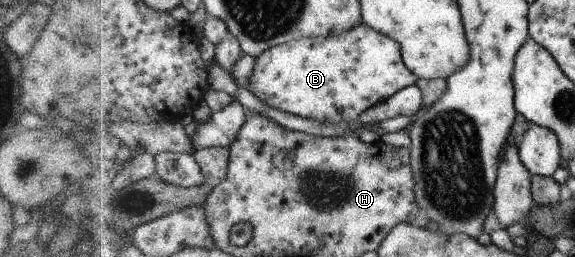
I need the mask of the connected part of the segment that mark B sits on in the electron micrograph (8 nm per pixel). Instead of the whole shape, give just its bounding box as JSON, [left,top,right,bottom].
[249,23,417,125]

